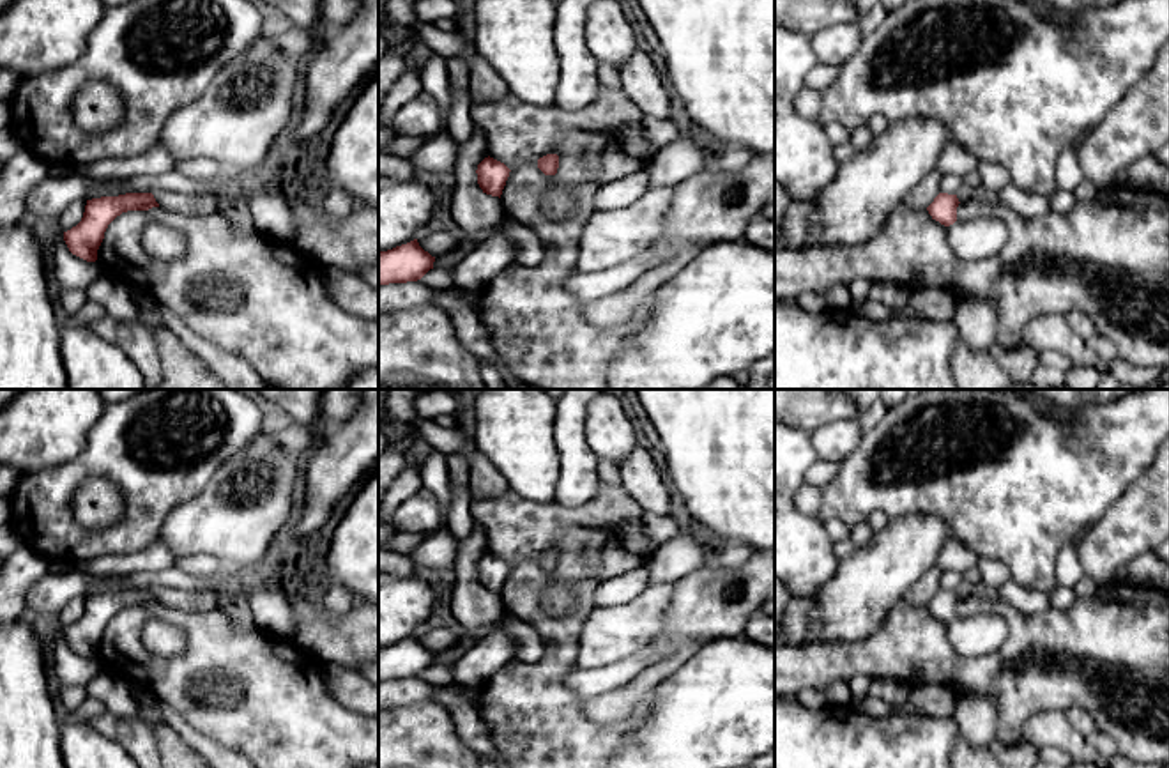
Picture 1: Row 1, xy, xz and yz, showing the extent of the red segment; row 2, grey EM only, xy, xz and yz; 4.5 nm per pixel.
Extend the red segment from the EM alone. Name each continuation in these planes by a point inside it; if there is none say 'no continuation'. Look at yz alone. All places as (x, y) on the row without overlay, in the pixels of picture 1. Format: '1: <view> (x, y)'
1: yz (980, 634)

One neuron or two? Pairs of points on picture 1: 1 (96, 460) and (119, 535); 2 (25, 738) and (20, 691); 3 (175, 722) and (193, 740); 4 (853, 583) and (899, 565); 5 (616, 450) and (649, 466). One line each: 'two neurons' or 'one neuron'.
1: one neuron
2: one neuron
3: one neuron
4: one neuron
5: one neuron

